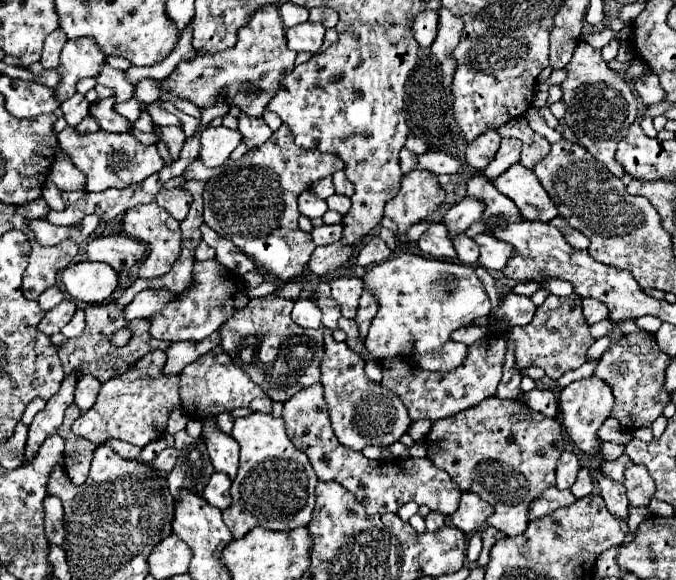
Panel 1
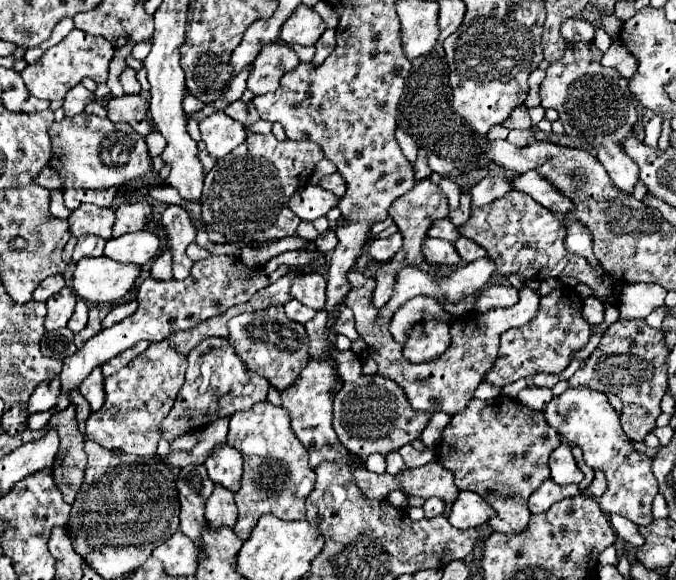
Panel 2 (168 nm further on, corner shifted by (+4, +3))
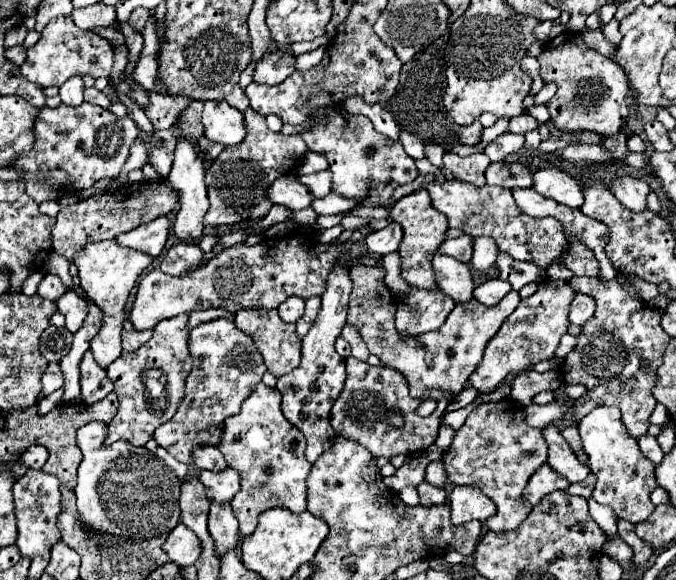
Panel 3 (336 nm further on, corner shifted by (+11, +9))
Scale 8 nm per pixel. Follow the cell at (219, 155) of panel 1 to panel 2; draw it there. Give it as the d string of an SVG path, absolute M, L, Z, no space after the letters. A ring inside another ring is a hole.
M223 111L205 117L199 123L199 129L201 129L201 139L203 139L209 155L215 159L231 153L247 137L245 127L239 121L225 115Z

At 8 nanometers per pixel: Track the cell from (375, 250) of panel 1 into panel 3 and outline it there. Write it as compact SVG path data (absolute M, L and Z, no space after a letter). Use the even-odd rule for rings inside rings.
M392 221L388 227L370 233L366 237L366 247L370 253L388 255L388 253L394 253L398 249L400 241L402 241L402 227L396 221Z

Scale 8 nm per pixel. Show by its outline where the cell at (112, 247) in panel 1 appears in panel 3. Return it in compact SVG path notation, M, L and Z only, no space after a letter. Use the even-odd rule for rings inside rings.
M160 217L156 221L148 221L148 225L138 225L136 229L122 233L116 237L118 245L138 249L142 253L148 253L150 257L158 257L166 245L168 239L170 221L168 217Z

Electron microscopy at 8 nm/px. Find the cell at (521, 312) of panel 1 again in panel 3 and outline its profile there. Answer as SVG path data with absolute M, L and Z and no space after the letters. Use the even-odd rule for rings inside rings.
M490 279L490 281L486 281L474 289L474 297L476 297L476 301L480 301L484 305L496 305L510 289L512 287L508 285L508 281Z

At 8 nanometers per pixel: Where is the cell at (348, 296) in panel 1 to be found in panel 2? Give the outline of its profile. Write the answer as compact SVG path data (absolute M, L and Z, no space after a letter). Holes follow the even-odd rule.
M351 271L349 279L351 279L351 291L347 295L345 305L355 313L357 331L369 347L369 355L377 361L379 375L393 379L405 391L409 403L417 411L431 411L431 413L443 411L449 415L457 415L459 411L463 411L465 405L469 403L469 399L473 397L473 391L477 389L477 385L483 381L483 375L493 367L493 363L497 359L501 333L511 327L521 327L521 325L529 323L539 307L539 295L535 291L531 291L529 287L523 287L523 289L519 289L519 301L513 307L505 307L505 309L495 307L495 309L489 309L487 313L473 311L473 313L467 313L467 315L451 321L451 325L449 325L451 345L447 347L447 351L443 355L439 355L437 359L423 361L423 363L411 363L411 361L403 359L403 353L401 353L403 345L399 345L393 339L393 335L389 333L389 325L377 325L377 317L379 317L381 309L377 309L373 305L375 279L367 277L359 271Z

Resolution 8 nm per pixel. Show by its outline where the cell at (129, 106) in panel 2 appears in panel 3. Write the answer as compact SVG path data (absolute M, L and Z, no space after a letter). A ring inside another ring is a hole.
M154 91L148 93L148 109L144 109L146 117L154 125L154 129L170 129L174 119L182 115L186 109L190 97L174 95L174 97L162 97Z

